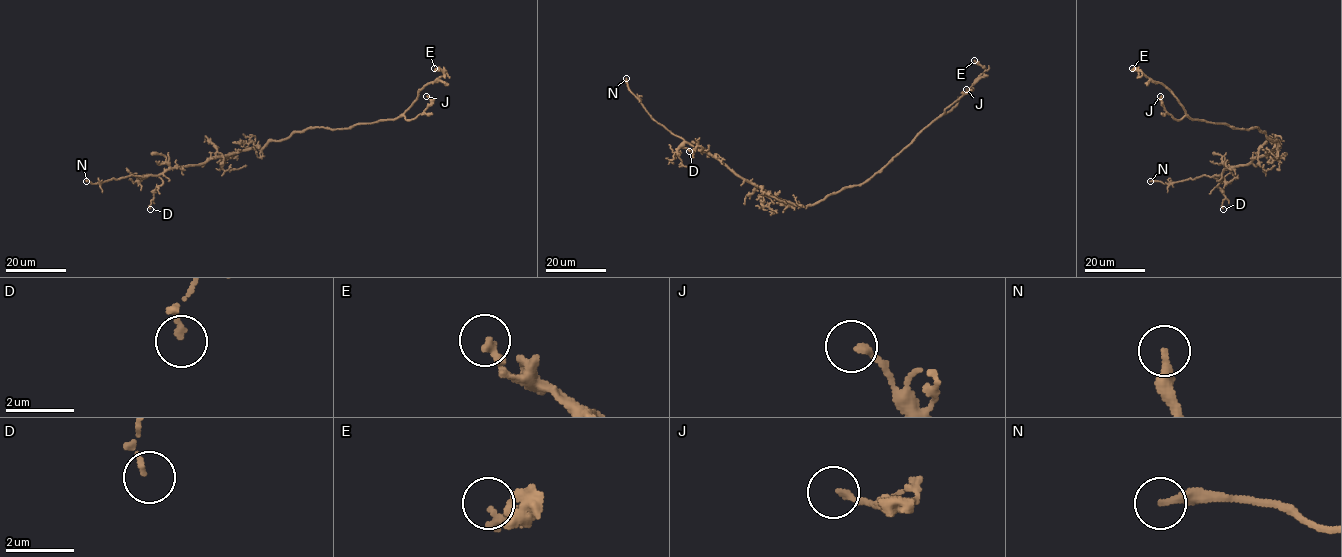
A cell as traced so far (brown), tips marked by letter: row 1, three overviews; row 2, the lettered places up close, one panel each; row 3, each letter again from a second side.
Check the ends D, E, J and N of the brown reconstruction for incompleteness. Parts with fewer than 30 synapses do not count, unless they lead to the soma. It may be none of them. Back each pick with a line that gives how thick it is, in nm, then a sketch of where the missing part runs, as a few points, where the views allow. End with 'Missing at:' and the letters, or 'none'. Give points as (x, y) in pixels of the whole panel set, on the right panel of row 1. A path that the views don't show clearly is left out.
N: calibre 260 nm; course (1150, 181), (1141, 181), (1167, 202), (1196, 205)
Missing at: N

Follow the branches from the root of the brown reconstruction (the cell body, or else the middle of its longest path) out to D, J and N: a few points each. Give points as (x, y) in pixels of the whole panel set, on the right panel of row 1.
D: (1273, 140), (1278, 148), (1255, 157), (1248, 164), (1232, 166), (1223, 171), (1218, 185), (1225, 197), (1223, 209)
J: (1273, 140), (1257, 127), (1233, 129), (1227, 124), (1186, 116), (1175, 119), (1164, 109), (1160, 96)
N: (1273, 140), (1278, 148), (1255, 157), (1248, 164), (1227, 167), (1220, 175), (1202, 175), (1167, 183), (1150, 181)

